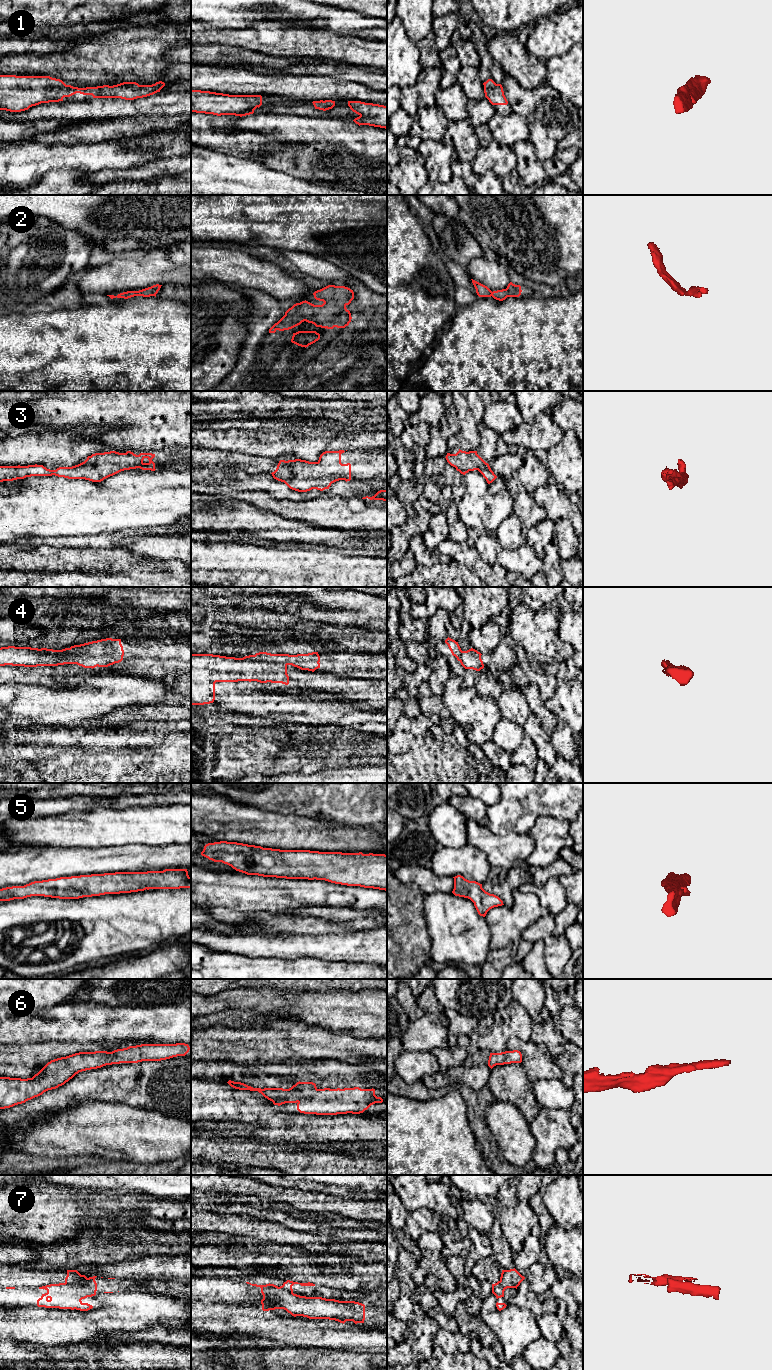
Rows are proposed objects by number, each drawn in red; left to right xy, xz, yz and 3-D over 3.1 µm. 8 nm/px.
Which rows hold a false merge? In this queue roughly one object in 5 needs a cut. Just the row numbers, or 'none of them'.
4, 7

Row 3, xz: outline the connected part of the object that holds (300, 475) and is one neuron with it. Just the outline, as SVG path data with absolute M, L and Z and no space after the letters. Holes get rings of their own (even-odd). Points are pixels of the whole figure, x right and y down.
M325 451L317 462L301 459L280 460L271 474L274 479L284 482L290 489L298 492L312 489L323 491L336 481L351 480L351 464L341 463L341 454L344 452Z

